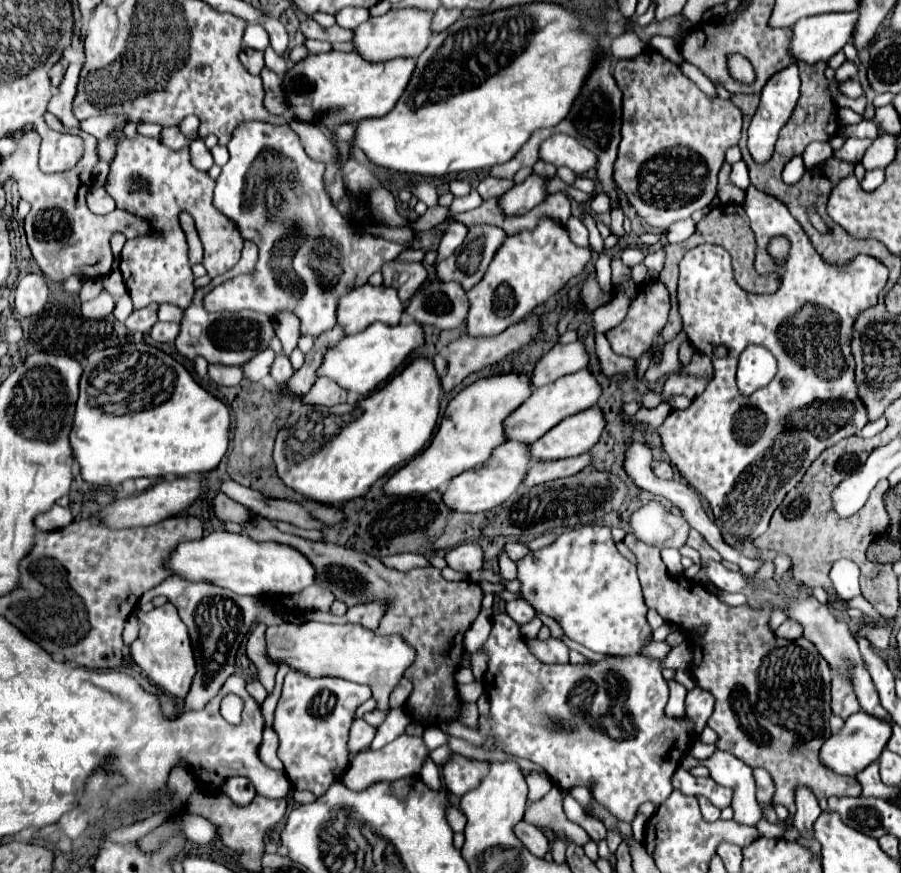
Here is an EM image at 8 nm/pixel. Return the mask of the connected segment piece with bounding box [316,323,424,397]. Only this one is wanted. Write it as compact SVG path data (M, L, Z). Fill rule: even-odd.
M372 323L364 331L354 333L354 335L344 335L332 349L326 351L316 375L318 377L328 377L334 383L338 383L342 389L352 391L356 395L368 395L372 389L378 387L378 383L386 381L396 367L404 361L404 357L410 355L412 349L420 347L424 343L424 335L418 323L410 325L382 325L382 323Z

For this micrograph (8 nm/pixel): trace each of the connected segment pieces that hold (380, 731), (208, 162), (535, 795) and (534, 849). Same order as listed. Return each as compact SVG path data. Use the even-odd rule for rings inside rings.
M390 709L386 719L378 725L376 737L374 737L372 745L370 745L370 749L382 749L384 745L392 743L396 737L400 737L404 733L408 723L410 723L410 719L406 717L404 709Z
M198 139L198 141L194 141L194 143L190 145L190 159L192 159L192 165L194 165L198 171L208 171L208 169L214 165L212 155L210 155L210 151L208 151L208 147L204 145L202 139Z
M532 771L532 781L528 781L528 801L538 801L542 799L550 789L552 789L552 781L542 777L540 773Z
M520 821L518 825L514 825L514 835L536 857L544 857L544 853L548 851L548 839L546 839L546 835L538 827L534 827L534 825L526 823L526 821Z

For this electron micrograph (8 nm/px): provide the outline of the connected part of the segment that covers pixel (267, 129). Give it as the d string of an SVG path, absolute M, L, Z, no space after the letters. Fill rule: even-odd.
M262 121L242 123L238 129L234 129L228 151L230 161L222 167L222 173L216 181L214 207L238 227L242 239L258 245L260 259L252 275L239 275L214 287L204 297L206 311L252 309L274 317L280 309L290 309L300 317L302 333L316 337L316 333L332 329L336 325L338 297L354 287L364 285L372 273L376 273L384 263L396 259L406 247L380 237L362 237L350 231L324 189L324 165L318 165L318 161L312 161L306 155L300 137L290 129L290 125L276 127Z

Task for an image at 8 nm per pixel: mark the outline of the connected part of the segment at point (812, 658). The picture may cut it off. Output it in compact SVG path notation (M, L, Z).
M626 535L624 541L634 555L638 557L638 577L644 589L644 599L650 609L656 609L668 623L680 625L684 631L692 631L700 625L706 625L706 633L694 637L692 641L692 673L696 679L696 685L702 689L708 689L716 697L716 707L712 717L708 719L708 727L712 727L718 733L716 747L726 749L738 759L742 759L750 767L762 767L774 777L774 805L784 805L788 809L788 819L784 821L788 827L792 827L794 821L794 785L806 785L812 789L812 793L822 797L860 797L860 783L856 777L842 777L836 773L830 773L828 769L822 769L822 763L818 761L818 751L824 745L826 737L830 737L830 667L826 665L826 659L814 649L814 645L808 639L776 639L774 631L768 627L766 609L754 611L748 605L742 607L730 607L718 601L702 583L684 579L684 577L672 577L666 571L666 565L660 559L660 551L652 545L646 545L636 535Z

